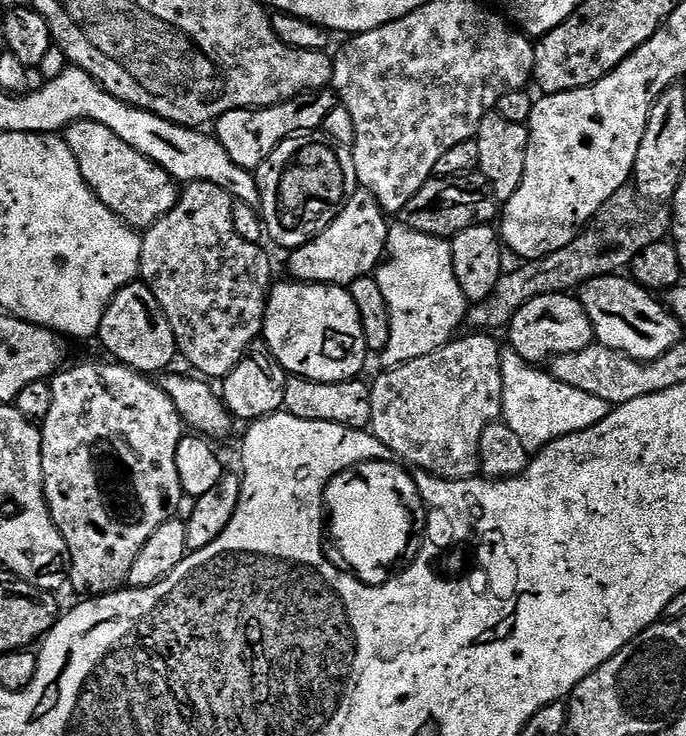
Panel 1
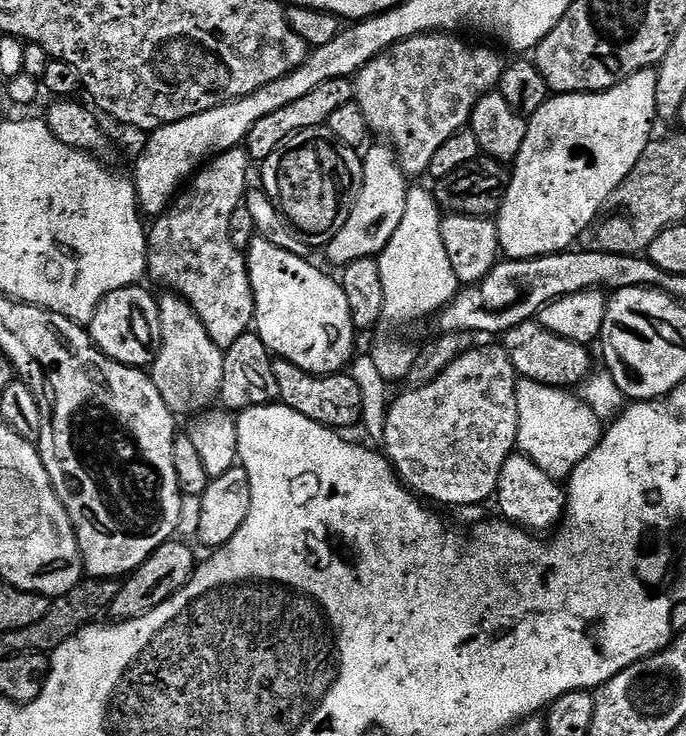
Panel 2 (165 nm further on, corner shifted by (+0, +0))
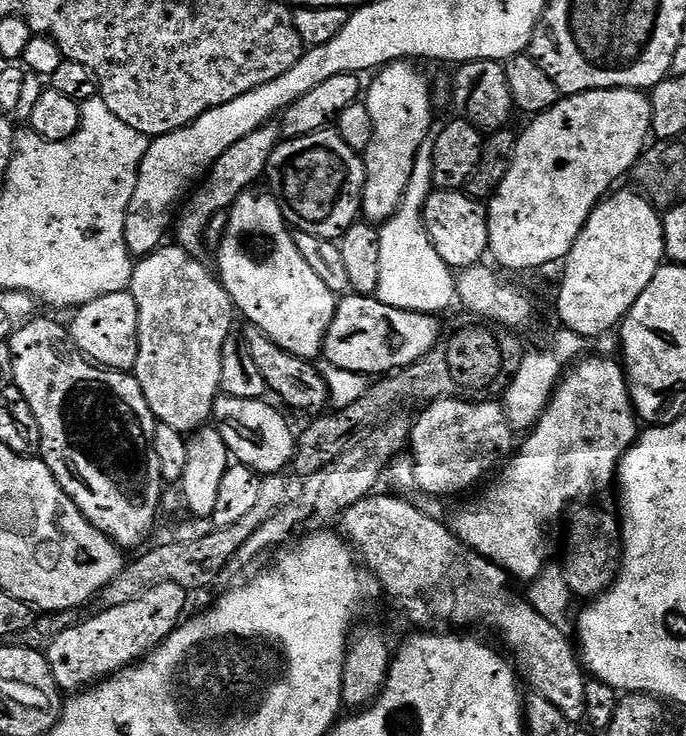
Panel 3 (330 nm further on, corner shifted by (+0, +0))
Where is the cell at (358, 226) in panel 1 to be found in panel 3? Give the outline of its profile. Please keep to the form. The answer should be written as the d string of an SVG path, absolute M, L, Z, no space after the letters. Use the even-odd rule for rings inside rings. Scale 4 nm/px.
M407 60L386 64L375 73L376 81L366 88L366 103L370 110L370 118L374 118L374 138L370 138L370 146L362 153L364 162L362 216L365 221L377 226L389 220L399 210L402 198L406 194L406 186L410 186L410 174L414 174L414 162L418 158L418 150L433 131L432 92L428 89L427 78L416 68L419 67Z

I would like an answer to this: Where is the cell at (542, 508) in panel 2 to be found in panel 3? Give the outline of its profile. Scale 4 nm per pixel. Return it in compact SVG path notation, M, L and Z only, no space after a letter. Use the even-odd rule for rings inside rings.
M580 506L572 516L572 537L568 540L568 553L564 556L562 567L564 577L570 586L573 597L591 601L603 592L616 579L618 571L618 541L620 538L620 525L615 515L600 520L600 516L592 508Z

